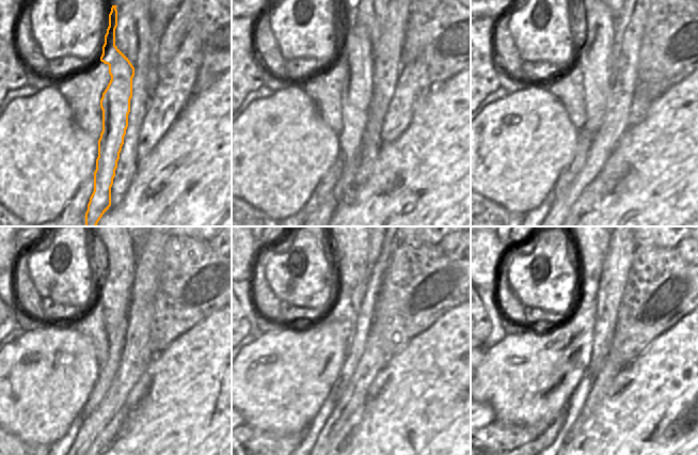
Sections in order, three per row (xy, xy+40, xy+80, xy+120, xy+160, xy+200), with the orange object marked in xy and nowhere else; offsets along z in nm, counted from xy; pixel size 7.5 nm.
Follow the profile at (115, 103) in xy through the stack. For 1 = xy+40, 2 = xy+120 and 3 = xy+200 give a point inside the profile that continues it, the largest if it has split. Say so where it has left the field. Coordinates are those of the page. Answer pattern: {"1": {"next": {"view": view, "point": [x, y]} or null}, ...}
{"1": {"next": {"view": "xy+40", "point": [355, 53]}}, "2": {"next": {"view": "xy+120", "point": [116, 250]}}, "3": {"next": {"view": "xy+200", "point": [593, 248]}}}

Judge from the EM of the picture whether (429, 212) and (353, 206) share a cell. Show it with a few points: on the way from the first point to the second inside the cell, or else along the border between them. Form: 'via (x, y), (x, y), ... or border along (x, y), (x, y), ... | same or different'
via (410, 212), (373, 210) | same

